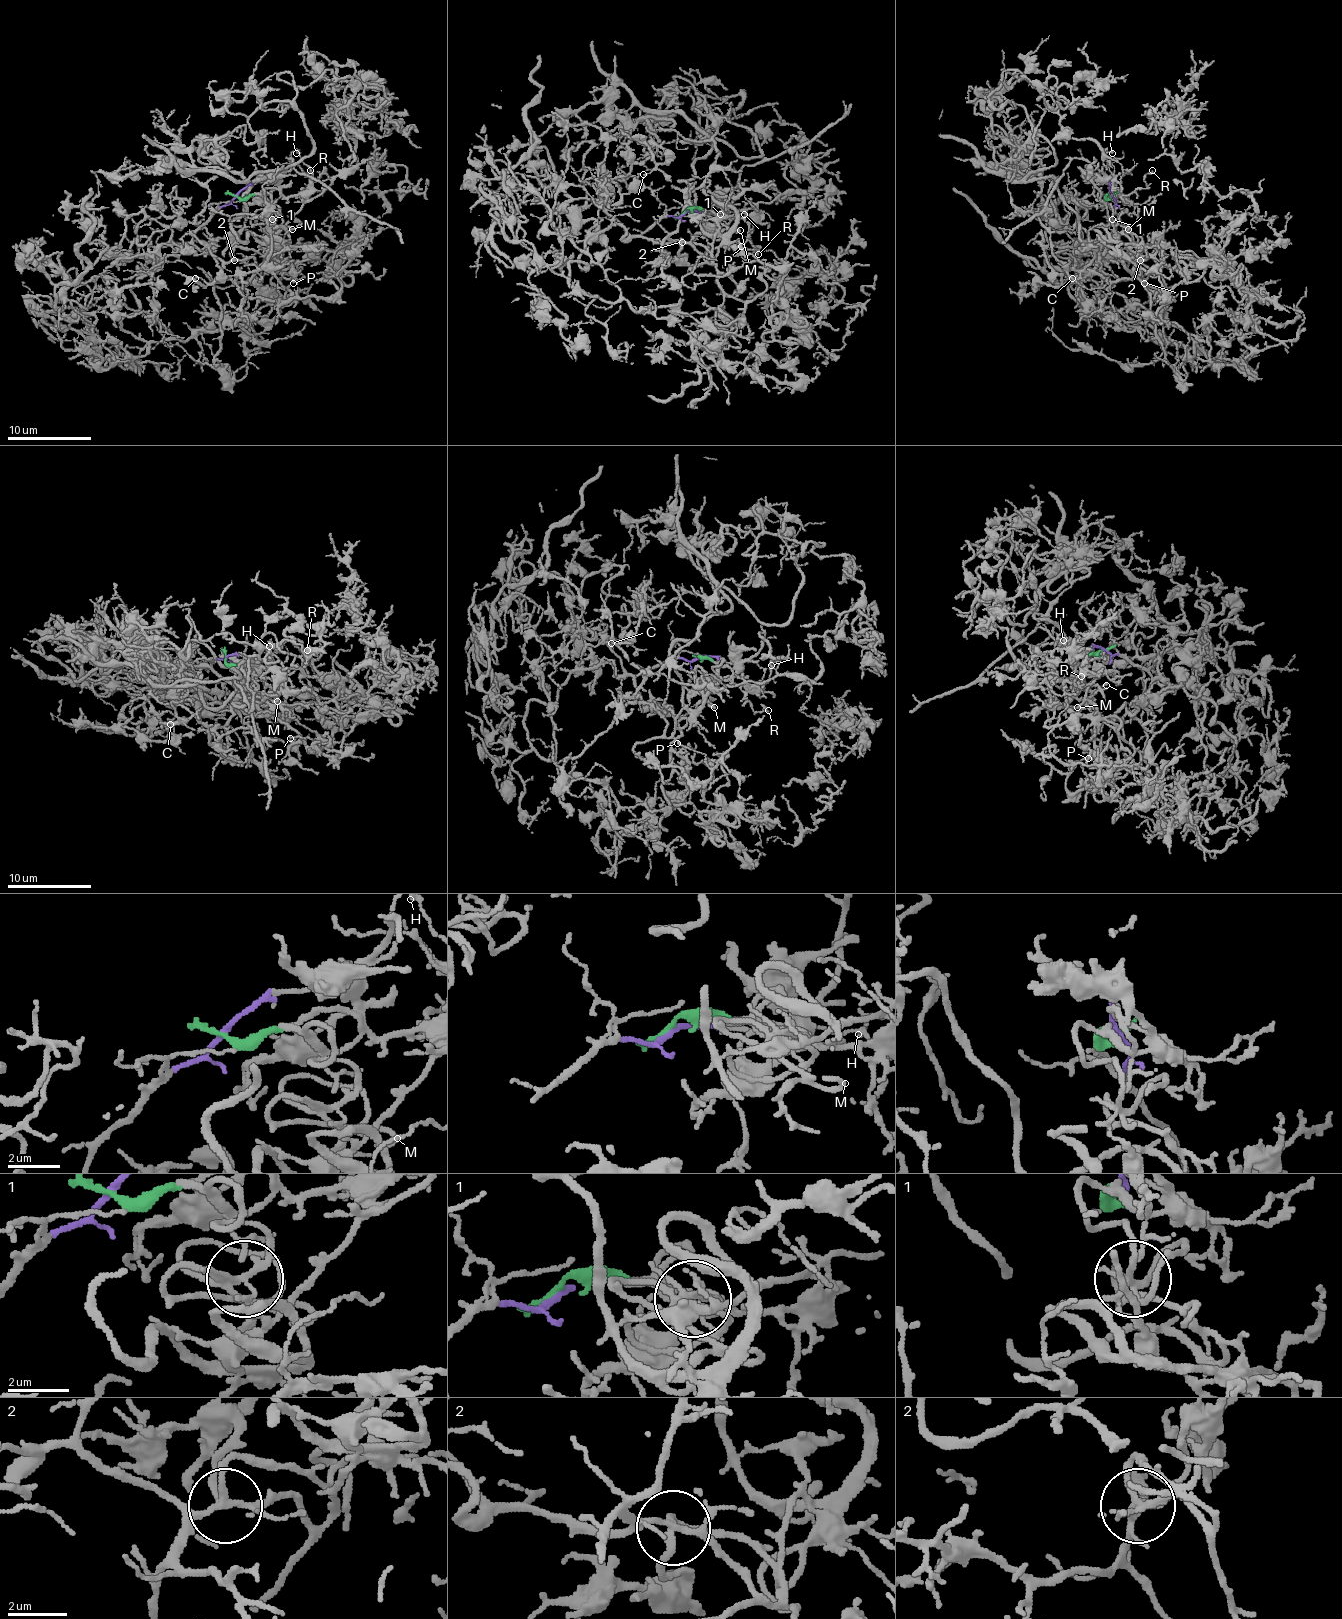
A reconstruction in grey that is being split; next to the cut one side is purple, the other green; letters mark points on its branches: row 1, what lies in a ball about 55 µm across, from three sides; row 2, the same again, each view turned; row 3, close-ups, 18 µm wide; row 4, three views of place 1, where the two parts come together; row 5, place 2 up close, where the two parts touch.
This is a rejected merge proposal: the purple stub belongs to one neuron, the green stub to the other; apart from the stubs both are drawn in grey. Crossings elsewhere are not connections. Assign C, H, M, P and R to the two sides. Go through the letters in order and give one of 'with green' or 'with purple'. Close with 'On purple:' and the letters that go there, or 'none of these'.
C: with purple
H: with green
M: with green
P: with purple
R: with green
On purple: C, P

